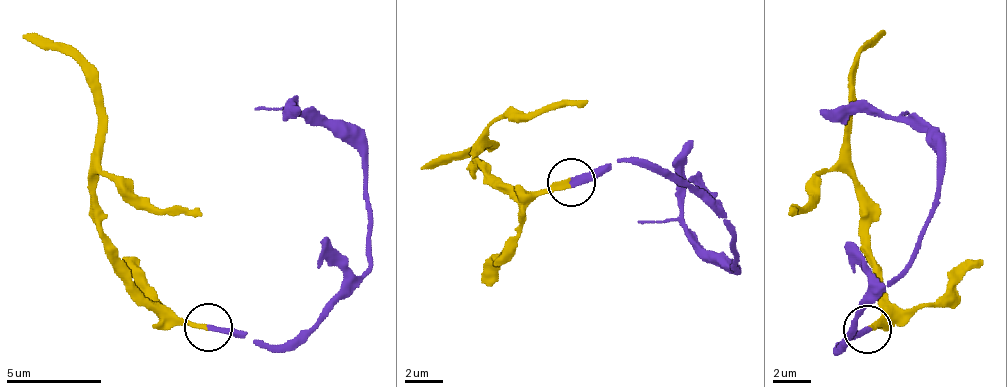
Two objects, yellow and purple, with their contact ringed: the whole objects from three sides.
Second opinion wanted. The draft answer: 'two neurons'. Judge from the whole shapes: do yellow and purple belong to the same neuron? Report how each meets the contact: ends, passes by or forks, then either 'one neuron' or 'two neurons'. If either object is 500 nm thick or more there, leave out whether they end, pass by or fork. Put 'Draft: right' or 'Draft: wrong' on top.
Draft: wrong
yellow ends there; purple ends there; one neuron

